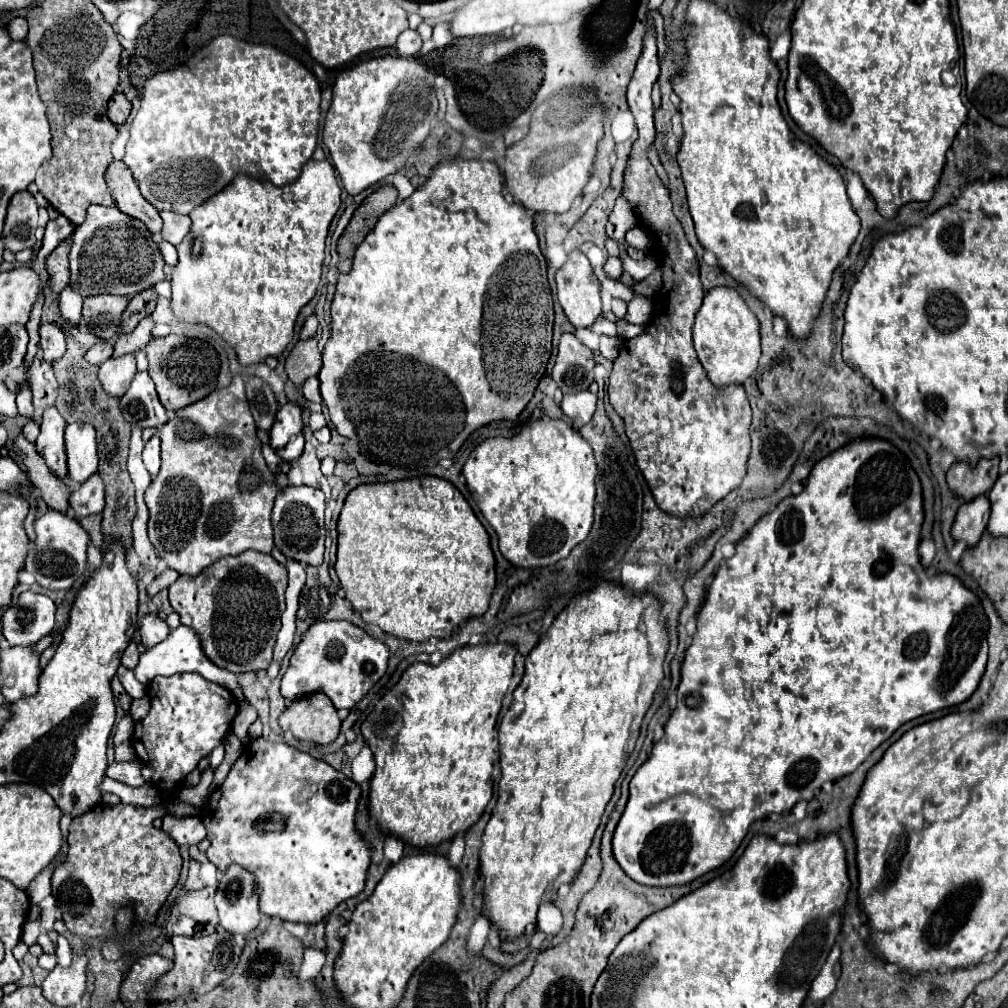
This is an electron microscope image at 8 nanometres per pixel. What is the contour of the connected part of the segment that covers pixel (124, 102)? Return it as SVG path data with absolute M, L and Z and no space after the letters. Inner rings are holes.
M116 92L116 94L112 96L112 100L108 102L108 118L112 120L112 124L120 126L120 124L126 122L131 108L132 104L128 102L128 98L126 98L122 92Z

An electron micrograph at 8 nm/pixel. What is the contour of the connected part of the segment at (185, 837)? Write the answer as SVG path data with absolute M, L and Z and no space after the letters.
M164 816L162 830L170 834L170 838L178 846L192 846L198 844L202 838L206 838L206 828L200 818L176 818L176 816Z

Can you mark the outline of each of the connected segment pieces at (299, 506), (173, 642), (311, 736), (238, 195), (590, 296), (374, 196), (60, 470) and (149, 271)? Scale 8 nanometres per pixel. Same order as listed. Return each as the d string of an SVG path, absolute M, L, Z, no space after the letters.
M288 486L274 502L272 510L274 544L290 560L298 560L304 566L320 566L324 556L324 494L310 486Z
M178 626L176 630L172 630L172 632L168 634L166 640L158 642L156 646L152 646L152 648L148 648L148 650L142 650L140 662L138 662L138 666L134 668L134 674L136 674L136 678L138 678L142 684L148 684L148 682L150 682L152 678L156 678L156 676L174 676L174 674L182 674L182 672L198 672L198 674L202 674L206 680L210 680L210 682L214 682L214 684L220 684L220 686L224 686L224 688L230 690L230 692L240 686L236 674L232 674L232 672L228 672L228 670L224 670L224 668L218 668L216 664L212 664L212 662L204 656L198 636L196 636L194 630L188 628L188 626Z
M322 692L294 700L280 716L280 726L292 732L294 738L330 744L340 734L340 718L334 704Z
M310 160L296 182L284 188L274 188L266 180L236 176L230 186L190 212L192 228L176 246L178 264L172 274L172 310L176 318L210 326L236 350L244 366L256 364L266 356L280 356L294 336L294 322L300 310L314 298L320 284L324 242L338 208L340 188L328 160Z
M572 250L568 254L566 264L556 272L556 296L558 302L566 314L566 318L572 322L574 328L586 328L596 322L596 318L602 314L602 302L600 302L600 280L596 278L590 260L580 252Z
M382 186L372 192L354 212L348 228L338 240L338 254L342 258L354 258L354 250L366 238L366 234L374 228L378 218L390 210L398 200L398 192L394 186Z
M50 406L42 414L42 424L40 424L40 434L36 438L36 450L38 454L46 460L48 468L58 476L66 478L66 448L64 448L64 418L60 412Z
M90 206L84 224L74 230L72 238L70 286L82 296L122 294L132 298L164 280L164 260L150 232L140 220L126 216L116 206Z

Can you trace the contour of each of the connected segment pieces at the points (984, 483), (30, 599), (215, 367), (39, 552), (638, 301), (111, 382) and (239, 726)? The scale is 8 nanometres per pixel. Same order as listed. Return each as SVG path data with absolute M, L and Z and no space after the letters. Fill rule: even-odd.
M998 458L980 460L974 468L970 468L966 462L954 462L946 474L948 488L964 502L988 494L996 478L998 478Z
M22 592L18 604L6 608L2 634L10 646L32 646L54 628L54 602L44 594Z
M178 334L152 338L146 346L146 354L150 360L148 374L156 384L156 392L164 408L178 410L178 408L190 406L216 390L220 360L218 360L218 352L206 340L186 338Z
M48 510L44 516L36 518L36 550L28 552L24 568L36 576L36 582L48 590L68 590L84 574L86 568L86 548L88 532L80 526L78 520L68 518L62 512Z
M636 294L628 302L628 312L624 314L622 320L626 320L628 324L646 324L650 320L650 316L652 316L652 300Z
M124 354L124 356L118 356L118 358L108 358L100 366L98 378L100 378L104 390L110 396L120 398L128 390L134 374L136 374L136 356Z
M242 700L238 708L240 708L240 710L238 710L236 718L234 718L232 732L234 732L240 740L244 740L244 738L248 738L248 726L250 726L258 716L256 716L256 710L254 710L246 700Z

